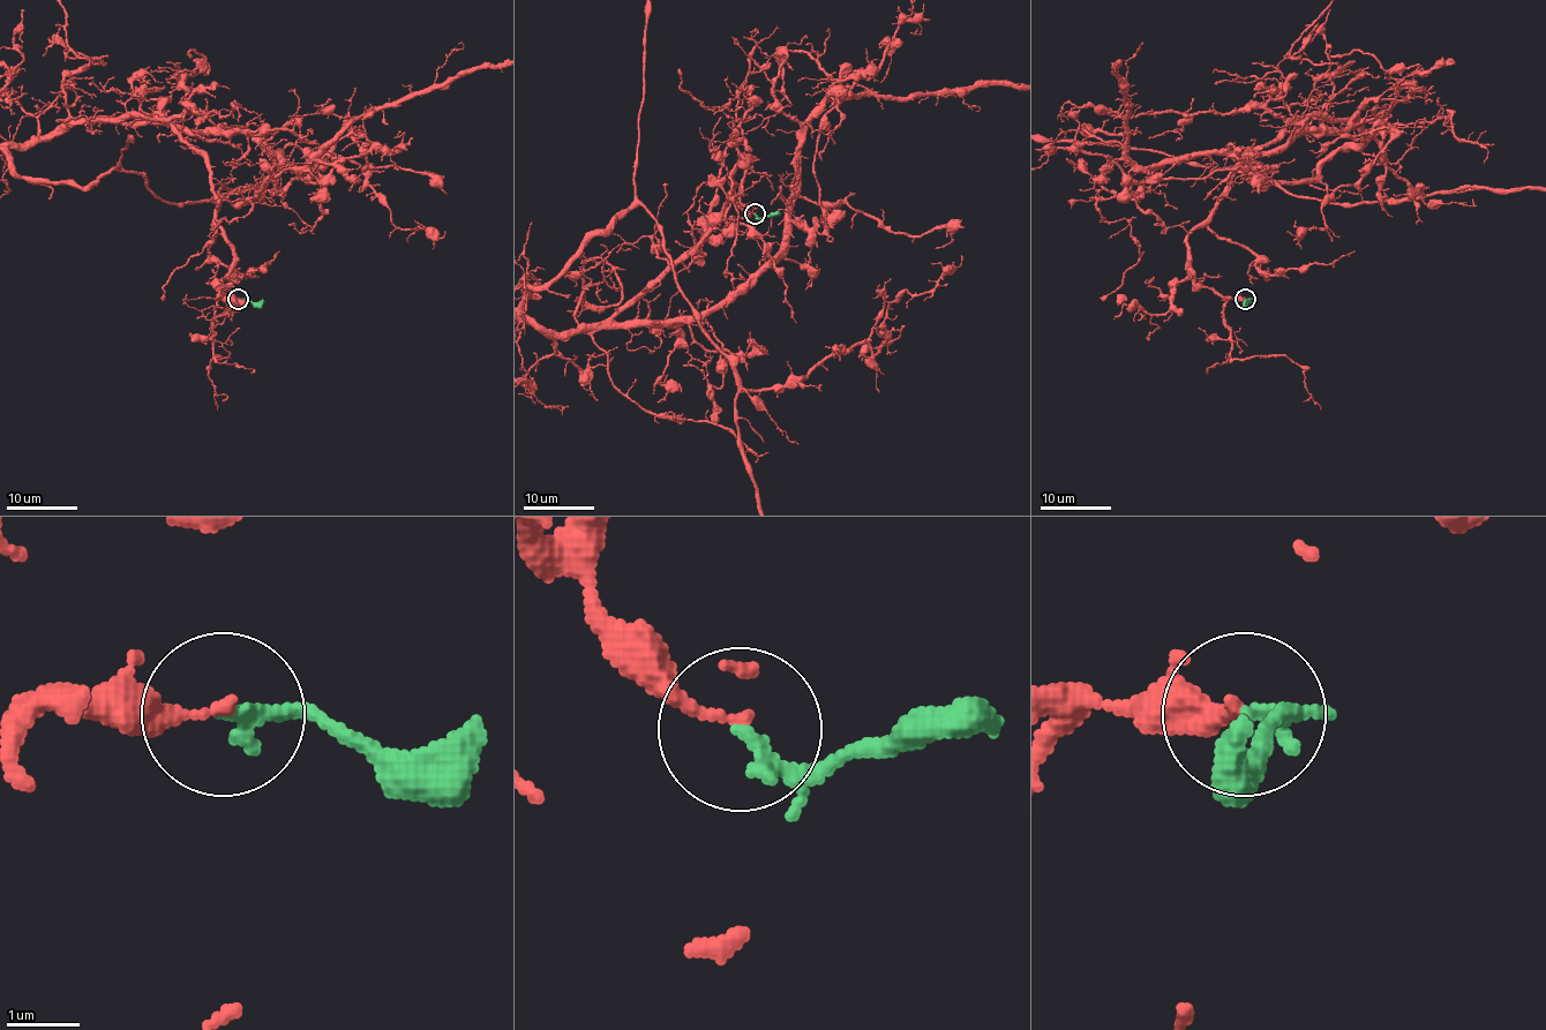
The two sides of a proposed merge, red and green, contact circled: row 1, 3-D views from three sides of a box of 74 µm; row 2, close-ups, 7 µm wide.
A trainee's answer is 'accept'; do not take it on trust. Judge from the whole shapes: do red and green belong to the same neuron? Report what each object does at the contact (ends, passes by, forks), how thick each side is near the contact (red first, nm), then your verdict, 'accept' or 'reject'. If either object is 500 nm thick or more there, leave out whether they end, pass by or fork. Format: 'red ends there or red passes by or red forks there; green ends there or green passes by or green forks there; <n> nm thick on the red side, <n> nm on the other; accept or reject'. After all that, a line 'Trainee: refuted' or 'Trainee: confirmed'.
red ends there; green passes by; 160 nm thick on the red side, 130 nm on the other; reject
Trainee: refuted

